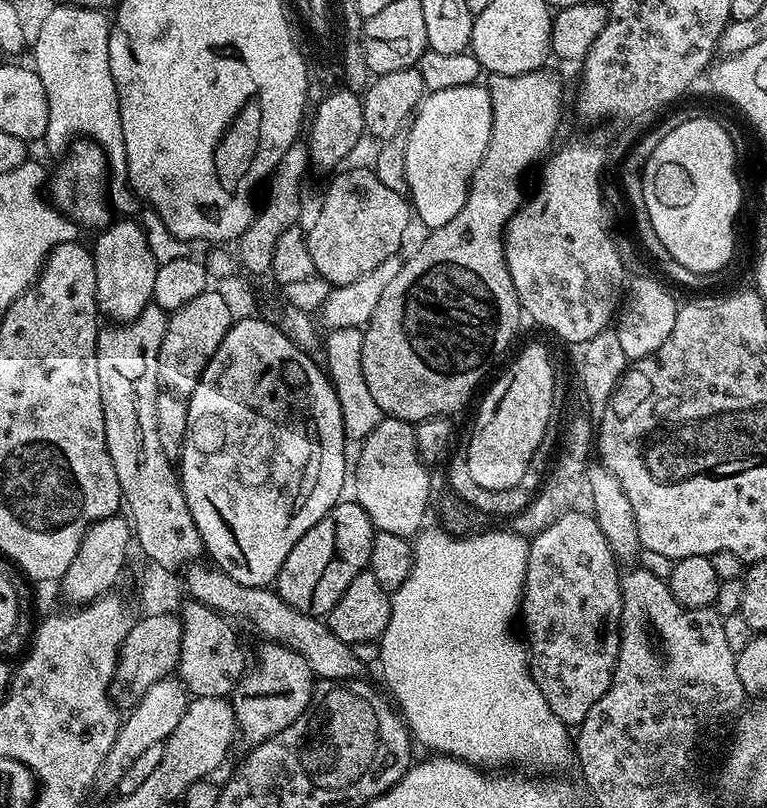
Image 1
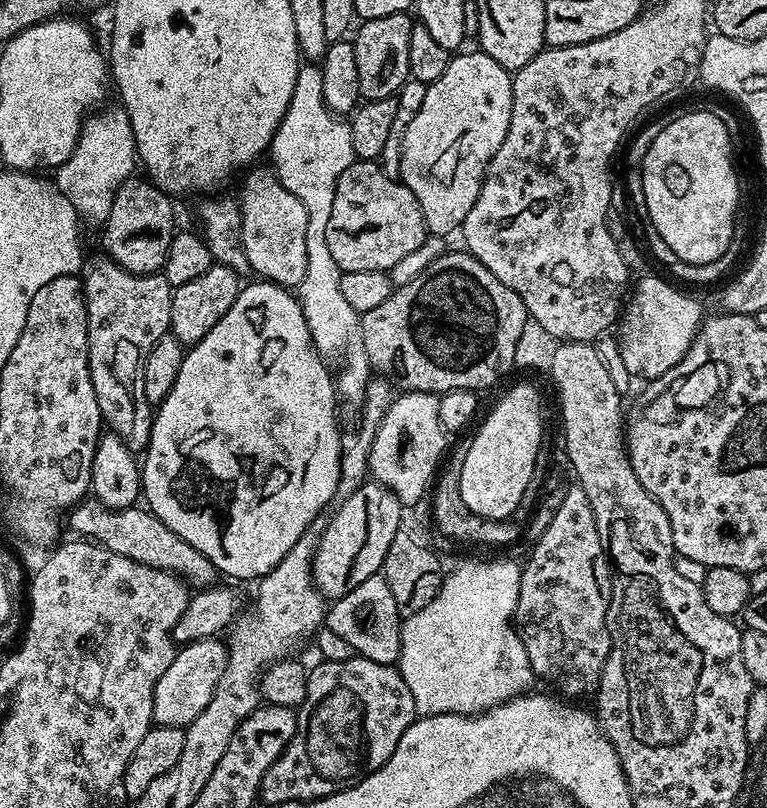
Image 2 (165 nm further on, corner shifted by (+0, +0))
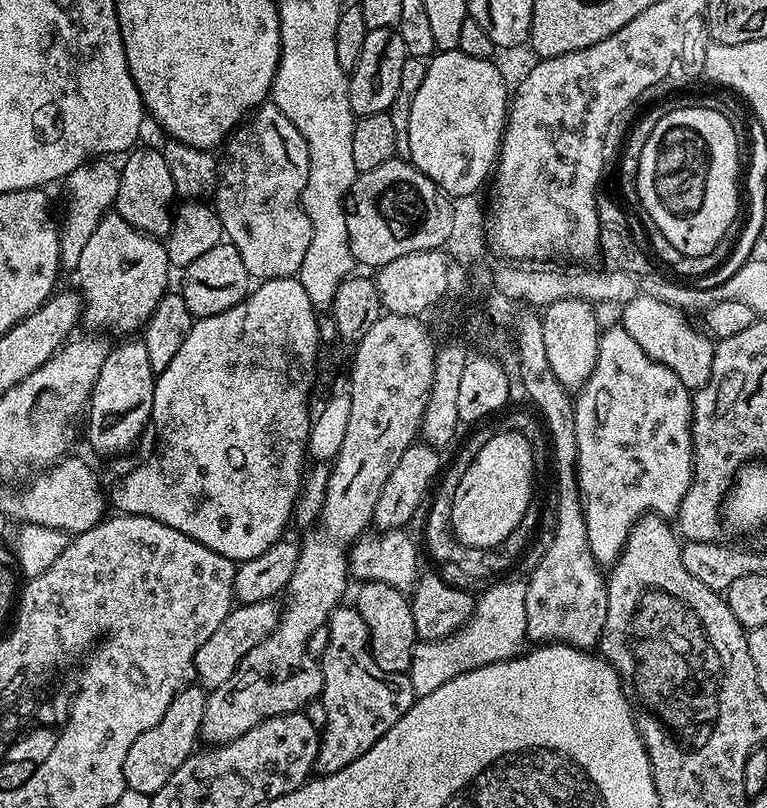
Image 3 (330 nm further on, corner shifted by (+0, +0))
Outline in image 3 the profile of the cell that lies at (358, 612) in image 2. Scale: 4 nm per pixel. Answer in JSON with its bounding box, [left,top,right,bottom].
[354,580,418,673]

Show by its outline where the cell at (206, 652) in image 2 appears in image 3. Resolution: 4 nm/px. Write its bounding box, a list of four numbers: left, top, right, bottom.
[196,600,281,690]

